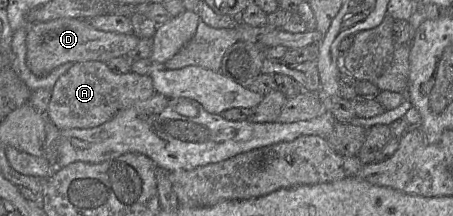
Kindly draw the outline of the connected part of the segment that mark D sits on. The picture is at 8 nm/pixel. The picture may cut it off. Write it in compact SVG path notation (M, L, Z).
M57 18L28 26L26 63L35 76L43 77L66 63L74 64L85 61L106 63L116 57L127 57L128 53L136 47L139 40L133 33L122 34L97 30L87 20Z

